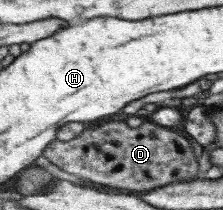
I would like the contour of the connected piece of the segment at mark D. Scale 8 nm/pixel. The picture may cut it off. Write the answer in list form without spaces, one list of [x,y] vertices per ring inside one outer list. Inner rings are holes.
[[[108,121],[95,129],[85,129],[70,141],[54,139],[42,156],[62,171],[122,191],[140,192],[178,182],[194,177],[199,168],[190,140],[153,121],[138,127],[130,127],[124,121]]]

